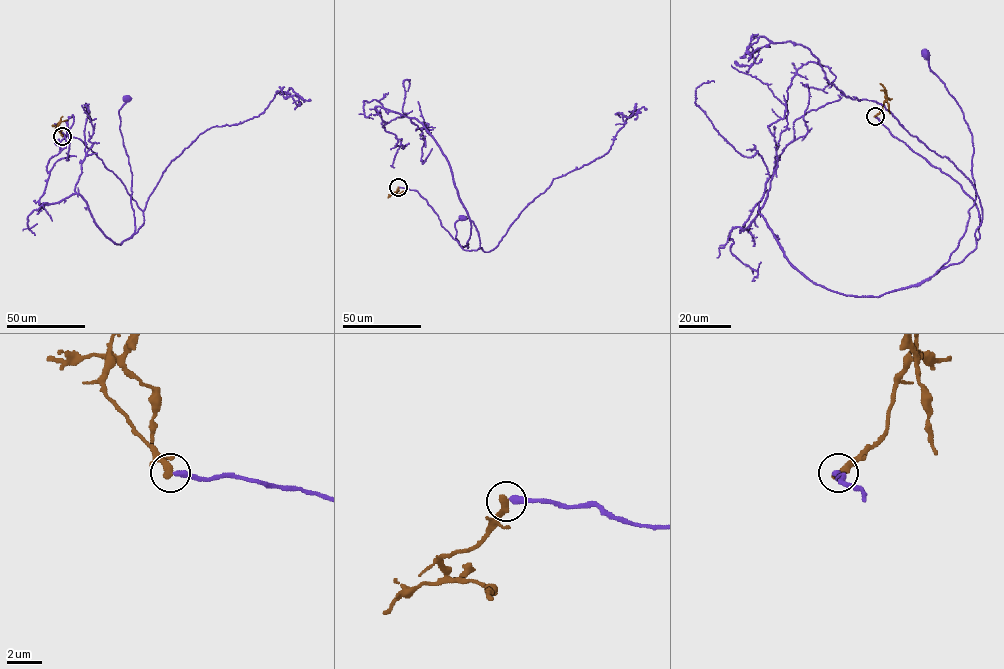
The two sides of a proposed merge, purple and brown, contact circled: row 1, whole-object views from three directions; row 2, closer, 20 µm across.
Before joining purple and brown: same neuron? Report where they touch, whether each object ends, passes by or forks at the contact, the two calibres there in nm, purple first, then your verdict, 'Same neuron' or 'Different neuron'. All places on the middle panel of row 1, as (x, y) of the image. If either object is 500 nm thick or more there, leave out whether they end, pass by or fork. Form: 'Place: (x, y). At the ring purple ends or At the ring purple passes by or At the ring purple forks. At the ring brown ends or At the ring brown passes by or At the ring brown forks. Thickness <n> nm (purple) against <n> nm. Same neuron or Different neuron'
Place: (398, 187). At the ring purple ends. At the ring brown ends. Thickness 360 nm (purple) against 460 nm. Different neuron

